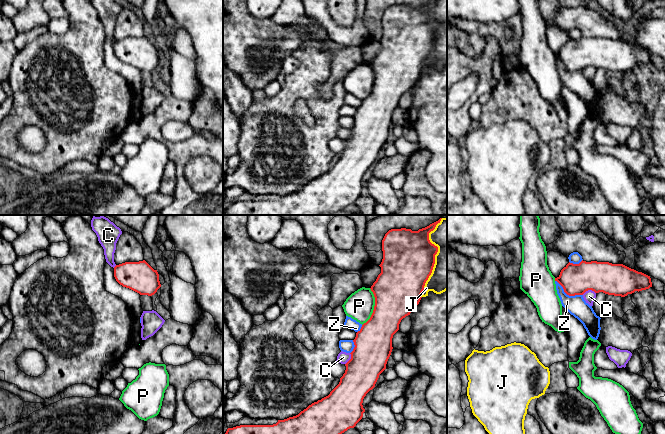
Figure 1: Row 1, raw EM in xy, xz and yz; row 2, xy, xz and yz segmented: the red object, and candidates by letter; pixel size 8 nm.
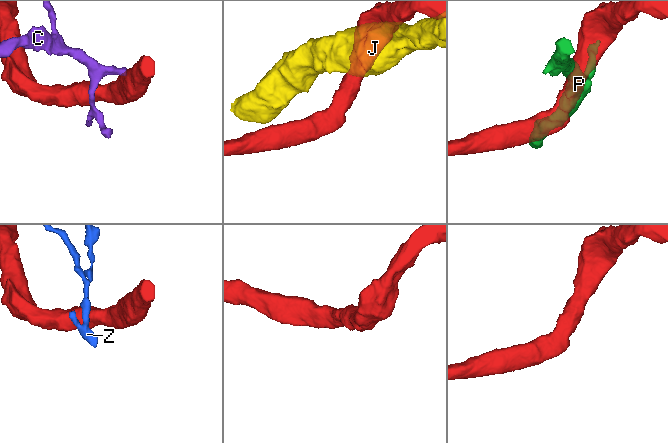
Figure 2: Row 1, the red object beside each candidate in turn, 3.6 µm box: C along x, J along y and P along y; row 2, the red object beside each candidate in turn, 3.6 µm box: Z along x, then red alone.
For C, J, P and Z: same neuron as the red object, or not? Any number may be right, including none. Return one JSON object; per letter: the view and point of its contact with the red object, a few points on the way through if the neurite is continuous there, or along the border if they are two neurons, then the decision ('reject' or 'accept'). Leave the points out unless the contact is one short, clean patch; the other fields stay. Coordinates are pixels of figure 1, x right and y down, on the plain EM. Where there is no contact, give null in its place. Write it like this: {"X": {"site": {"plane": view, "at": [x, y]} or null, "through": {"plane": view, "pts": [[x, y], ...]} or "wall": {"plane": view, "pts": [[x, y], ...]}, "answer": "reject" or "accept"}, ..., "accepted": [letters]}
{"C": {"site": {"plane": "yz", "at": [588, 65]}, "wall": {"plane": "yz", "pts": [[595, 68], [586, 66], [582, 70]]}, "answer": "reject"}, "J": {"site": {"plane": "xz", "at": [434, 36]}, "answer": "reject"}, "P": {"site": {"plane": "xz", "at": [374, 83]}, "wall": {"plane": "xz", "pts": [[370, 64], [374, 73], [374, 85], [371, 92], [362, 101]]}, "answer": "reject"}, "Z": {"site": {"plane": "yz", "at": [568, 70]}, "answer": "reject"}, "accepted": []}

